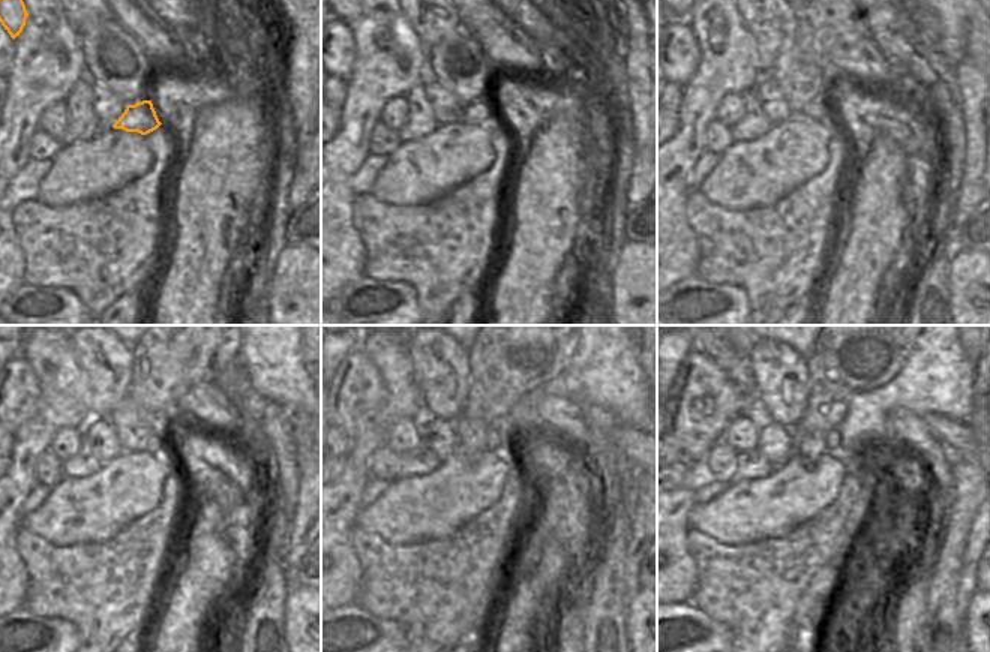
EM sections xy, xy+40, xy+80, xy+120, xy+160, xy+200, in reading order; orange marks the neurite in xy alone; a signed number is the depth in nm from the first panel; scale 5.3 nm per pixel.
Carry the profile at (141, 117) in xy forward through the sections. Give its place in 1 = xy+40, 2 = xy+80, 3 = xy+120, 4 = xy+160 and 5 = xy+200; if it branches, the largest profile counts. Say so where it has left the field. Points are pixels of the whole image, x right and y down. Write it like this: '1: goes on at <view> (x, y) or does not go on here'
1: goes on at xy+40 (480, 113)
2: goes on at xy+80 (815, 110)
3: goes on at xy+120 (156, 441)
4: goes on at xy+160 (494, 441)
5: goes on at xy+200 (831, 436)

